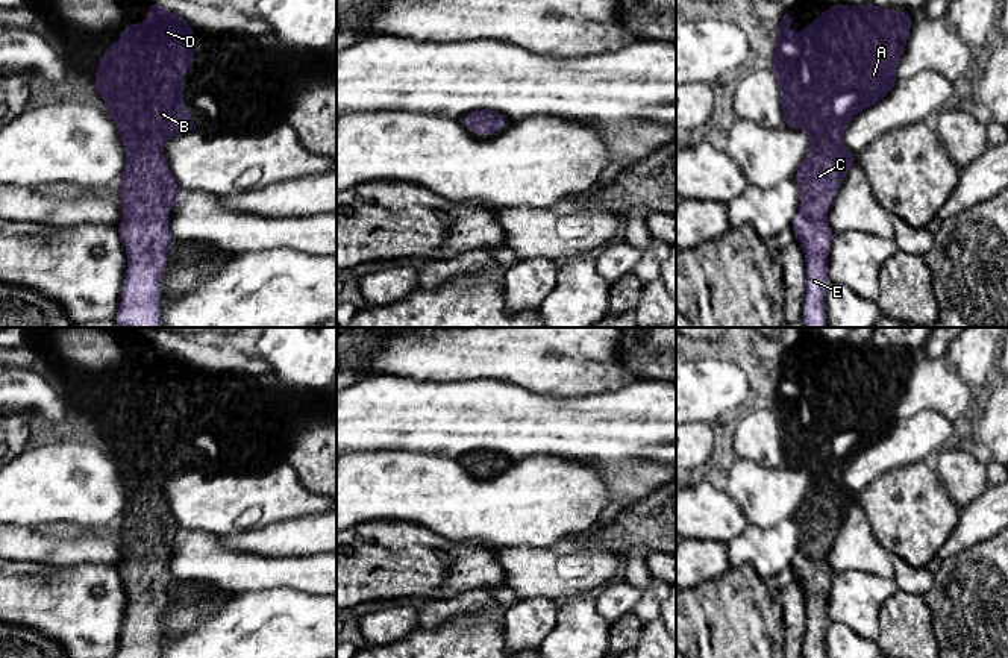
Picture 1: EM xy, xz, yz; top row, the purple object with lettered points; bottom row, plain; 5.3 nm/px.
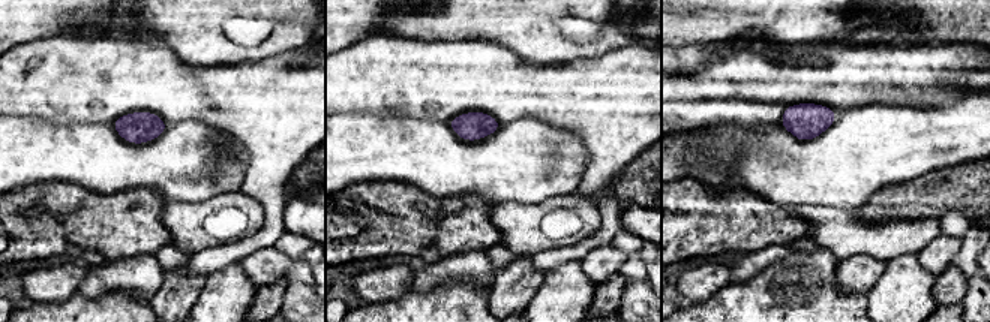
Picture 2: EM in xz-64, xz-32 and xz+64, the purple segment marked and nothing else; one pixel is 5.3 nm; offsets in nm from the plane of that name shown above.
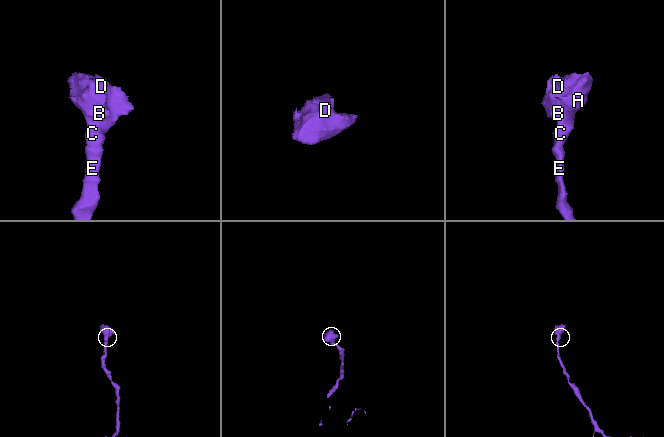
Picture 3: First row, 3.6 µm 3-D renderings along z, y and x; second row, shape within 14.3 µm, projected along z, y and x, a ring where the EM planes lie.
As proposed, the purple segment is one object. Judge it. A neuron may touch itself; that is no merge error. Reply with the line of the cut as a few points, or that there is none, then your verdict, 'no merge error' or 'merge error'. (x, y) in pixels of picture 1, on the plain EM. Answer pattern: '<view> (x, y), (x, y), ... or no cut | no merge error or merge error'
no cut | no merge error

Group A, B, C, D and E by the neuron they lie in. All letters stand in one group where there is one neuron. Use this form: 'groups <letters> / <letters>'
groups A B C D E

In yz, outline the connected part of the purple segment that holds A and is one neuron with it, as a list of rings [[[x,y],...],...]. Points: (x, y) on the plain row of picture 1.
[[[873,341],[861,346],[832,344],[826,352],[819,352],[814,362],[802,368],[797,374],[790,373],[790,353],[785,353],[778,365],[778,381],[775,384],[775,400],[770,409],[778,417],[781,426],[781,444],[784,450],[782,464],[803,470],[809,476],[809,491],[794,514],[800,529],[800,550],[791,562],[791,569],[805,590],[806,600],[806,634],[802,658],[826,658],[825,638],[831,625],[828,616],[828,593],[834,576],[825,552],[850,506],[858,502],[856,496],[843,484],[843,472],[849,459],[859,450],[876,444],[888,434],[897,421],[896,408],[906,387],[911,370],[911,355],[905,350],[881,349]]]

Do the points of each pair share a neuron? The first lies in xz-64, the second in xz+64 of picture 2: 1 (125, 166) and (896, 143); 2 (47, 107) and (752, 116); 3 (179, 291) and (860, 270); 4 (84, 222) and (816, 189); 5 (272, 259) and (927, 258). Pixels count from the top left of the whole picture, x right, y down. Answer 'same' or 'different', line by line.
1: same
2: different
3: same
4: different
5: same

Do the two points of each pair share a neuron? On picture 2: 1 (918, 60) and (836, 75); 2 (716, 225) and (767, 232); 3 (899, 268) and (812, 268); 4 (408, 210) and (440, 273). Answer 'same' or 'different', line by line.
1: same
2: same
3: different
4: different

